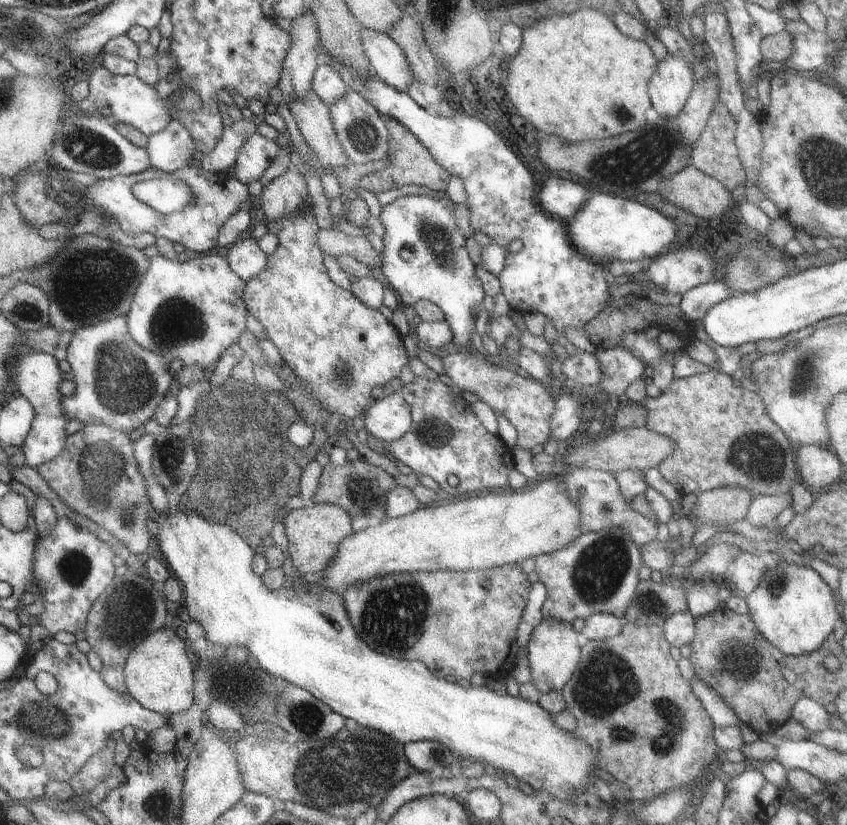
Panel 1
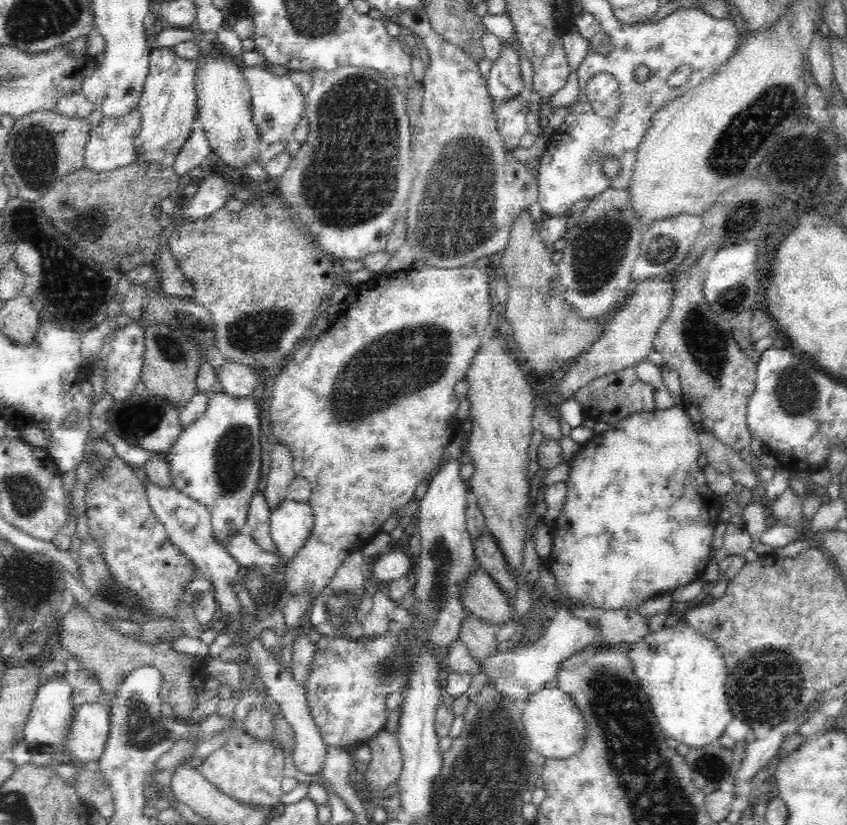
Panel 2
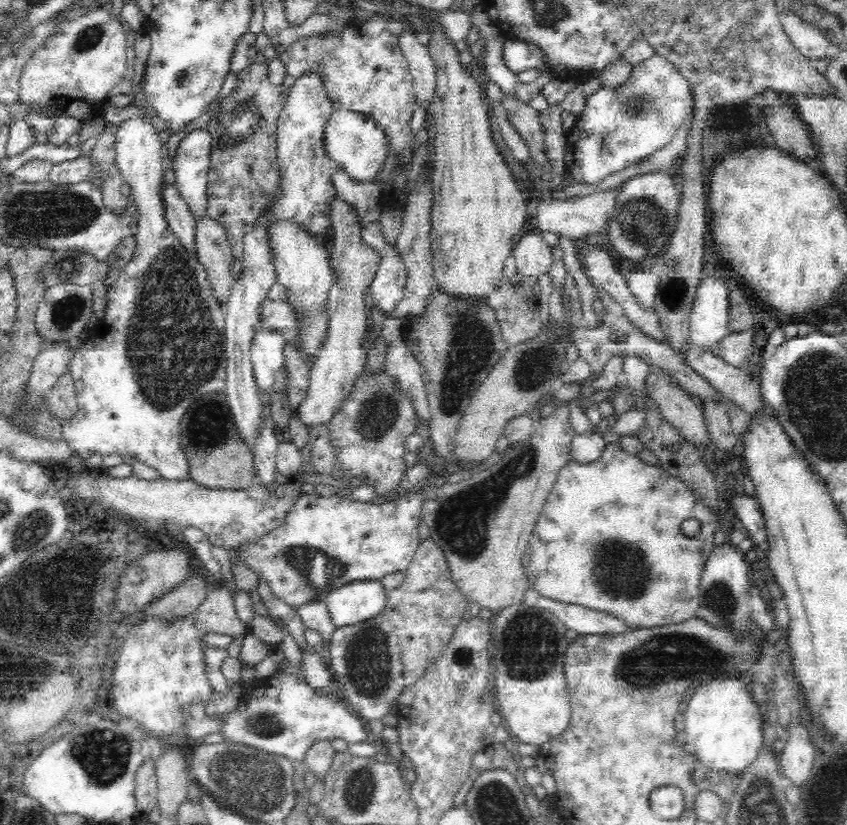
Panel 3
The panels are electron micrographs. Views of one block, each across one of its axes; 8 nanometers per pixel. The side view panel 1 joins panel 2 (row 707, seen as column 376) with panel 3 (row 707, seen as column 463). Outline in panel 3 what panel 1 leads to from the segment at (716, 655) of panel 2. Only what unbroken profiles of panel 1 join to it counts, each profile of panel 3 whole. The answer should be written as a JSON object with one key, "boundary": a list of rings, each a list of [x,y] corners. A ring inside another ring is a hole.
{"boundary":[[[742,678],[714,680],[700,684],[700,690],[688,700],[688,704],[684,704],[684,732],[688,734],[686,742],[694,744],[698,762],[716,772],[742,776],[748,766],[758,760],[758,754],[766,746],[762,732],[762,722],[766,716],[748,692],[748,684]]]}

